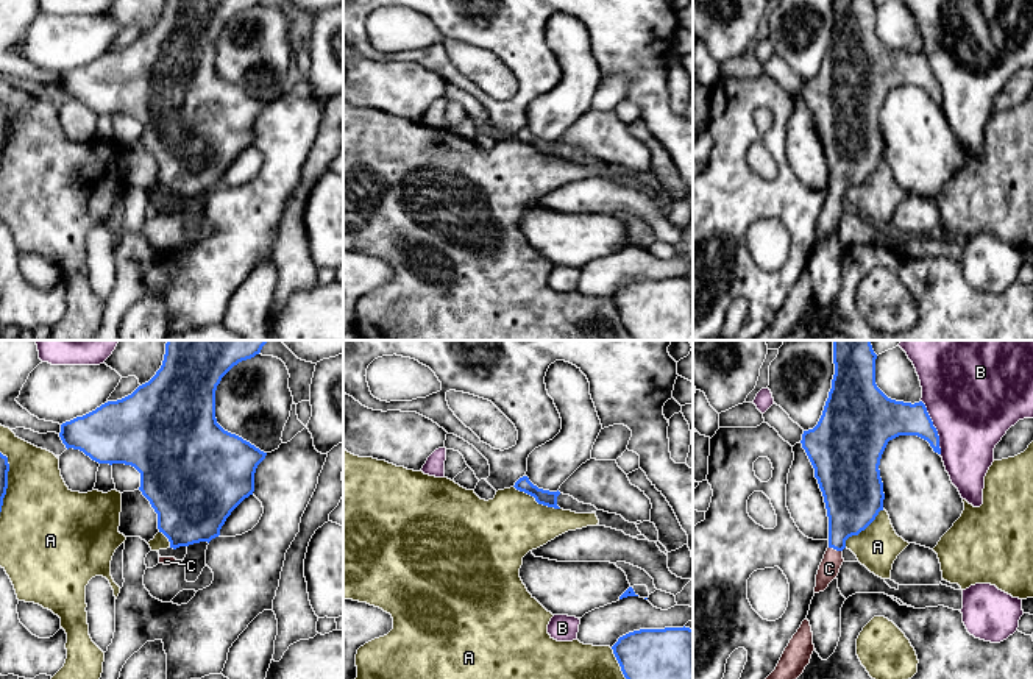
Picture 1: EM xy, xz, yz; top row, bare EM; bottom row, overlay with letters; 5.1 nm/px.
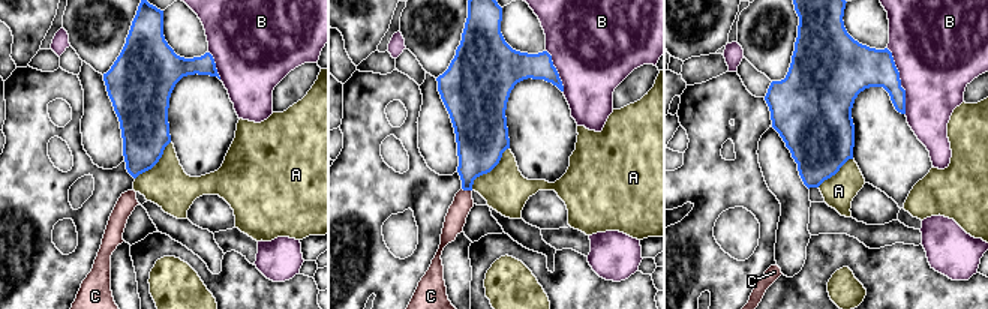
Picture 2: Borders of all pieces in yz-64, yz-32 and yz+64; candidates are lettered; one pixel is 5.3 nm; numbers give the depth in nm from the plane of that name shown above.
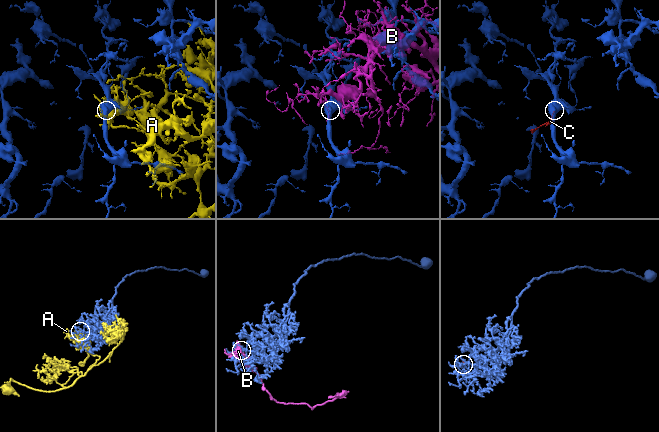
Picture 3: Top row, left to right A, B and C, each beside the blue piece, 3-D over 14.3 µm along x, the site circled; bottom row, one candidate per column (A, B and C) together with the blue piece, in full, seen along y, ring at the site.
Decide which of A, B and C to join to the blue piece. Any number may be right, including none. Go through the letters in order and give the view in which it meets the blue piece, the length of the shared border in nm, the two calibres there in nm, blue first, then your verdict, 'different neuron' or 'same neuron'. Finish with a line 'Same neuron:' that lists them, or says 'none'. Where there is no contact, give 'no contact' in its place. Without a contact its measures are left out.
A: xz | 260 nm | 80/360 nm | different neuron
B: yz | 300 nm | 200/480 nm | different neuron
C: yz | 80 nm | 280/110 nm | same neuron
Same neuron: C

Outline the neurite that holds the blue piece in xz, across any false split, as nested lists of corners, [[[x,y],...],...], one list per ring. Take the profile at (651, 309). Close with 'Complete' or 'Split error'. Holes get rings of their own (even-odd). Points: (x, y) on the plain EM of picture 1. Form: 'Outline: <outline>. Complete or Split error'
Outline: [[[640,279],[619,287],[612,300],[634,340],[693,340],[693,279]]]. Complete

